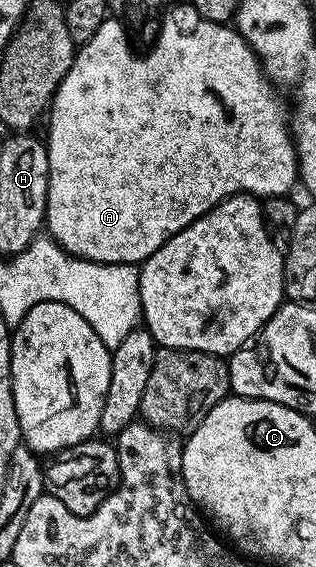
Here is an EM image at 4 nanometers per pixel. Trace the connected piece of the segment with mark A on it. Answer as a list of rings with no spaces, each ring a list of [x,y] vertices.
[[[109,17],[102,25],[102,29],[98,29],[98,33],[94,33],[94,37],[90,37],[88,43],[83,44],[77,50],[76,59],[70,65],[70,73],[66,73],[66,77],[62,81],[62,85],[58,85],[56,94],[52,97],[50,104],[50,114],[48,119],[48,135],[46,134],[46,146],[48,148],[48,213],[46,216],[46,231],[51,238],[60,244],[60,248],[68,251],[72,255],[77,255],[79,259],[89,259],[95,263],[135,263],[143,264],[145,259],[149,259],[154,252],[162,246],[166,241],[170,241],[170,237],[174,237],[182,229],[189,227],[195,219],[200,219],[205,215],[211,207],[217,207],[224,199],[229,199],[232,195],[241,193],[253,197],[271,197],[273,195],[287,196],[288,190],[298,183],[298,164],[296,162],[296,144],[292,141],[292,132],[290,130],[290,115],[286,110],[286,103],[283,98],[279,99],[277,88],[273,86],[267,75],[264,74],[264,68],[260,66],[260,58],[252,51],[252,47],[243,39],[240,32],[235,26],[228,23],[215,23],[209,19],[193,18],[193,23],[189,27],[183,27],[176,19],[168,19],[160,27],[160,36],[156,39],[156,44],[152,47],[149,55],[135,55],[132,47],[128,44],[128,35],[125,24],[119,18]]]

